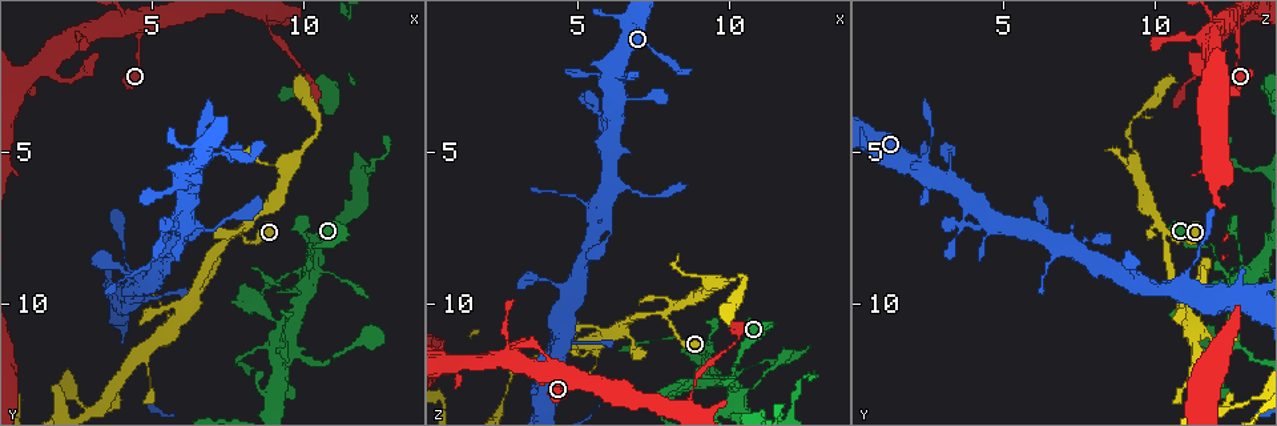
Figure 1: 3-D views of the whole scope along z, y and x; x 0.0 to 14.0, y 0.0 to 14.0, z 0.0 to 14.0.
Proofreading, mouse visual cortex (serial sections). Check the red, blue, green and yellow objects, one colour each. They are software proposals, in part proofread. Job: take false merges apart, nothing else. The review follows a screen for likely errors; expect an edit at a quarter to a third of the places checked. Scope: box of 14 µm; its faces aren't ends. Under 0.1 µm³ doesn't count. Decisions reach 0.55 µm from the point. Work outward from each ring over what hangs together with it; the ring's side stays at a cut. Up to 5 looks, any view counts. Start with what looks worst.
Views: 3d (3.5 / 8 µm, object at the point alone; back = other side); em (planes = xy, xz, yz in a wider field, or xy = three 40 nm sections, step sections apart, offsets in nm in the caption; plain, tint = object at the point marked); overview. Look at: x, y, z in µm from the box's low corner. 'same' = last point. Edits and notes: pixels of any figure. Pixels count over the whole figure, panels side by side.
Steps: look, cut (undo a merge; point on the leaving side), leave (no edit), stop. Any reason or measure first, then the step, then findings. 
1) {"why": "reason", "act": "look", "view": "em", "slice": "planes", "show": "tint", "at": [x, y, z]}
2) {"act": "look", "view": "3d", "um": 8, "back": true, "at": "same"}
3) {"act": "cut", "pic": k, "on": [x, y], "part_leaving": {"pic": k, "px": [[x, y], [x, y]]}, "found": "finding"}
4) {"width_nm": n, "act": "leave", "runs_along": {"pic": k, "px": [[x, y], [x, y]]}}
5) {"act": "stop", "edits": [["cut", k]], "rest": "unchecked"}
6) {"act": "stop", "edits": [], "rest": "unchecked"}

{"why": "three arms meet", "act": "look", "view": "3d", "um": 3.5, "at": [7.9, 7.6, 10.3]}

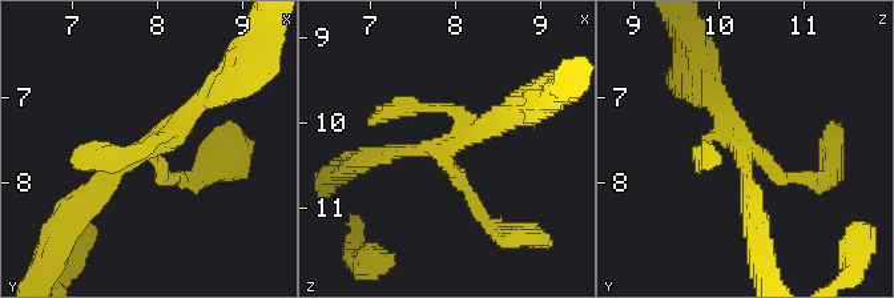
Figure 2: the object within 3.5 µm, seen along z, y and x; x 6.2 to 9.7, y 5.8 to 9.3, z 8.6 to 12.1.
{"why": "now the EM", "act": "look", "view": "em", "slice": "xy", "step": 5, "show": "tint", "at": [7.85, 7.65, 10.30]}

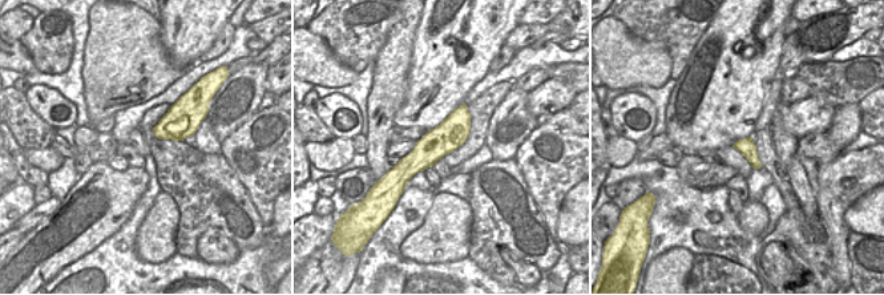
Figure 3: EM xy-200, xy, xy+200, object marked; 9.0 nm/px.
{"act": "leave", "runs_along": {"pic": 2, "px": [[479, 217], [438, 149], [373, 156]]}, "found": "continuous, no second cell"}

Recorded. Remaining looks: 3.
{"why": "two arms at a narrow angle", "act": "look", "view": "3d", "um": 3.5, "at": [10.2, 9.3, 12.9]}

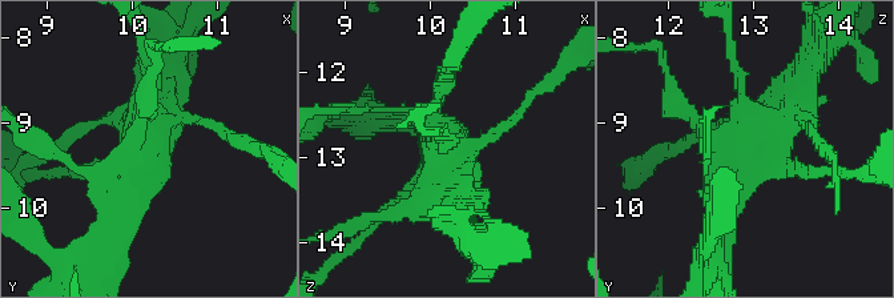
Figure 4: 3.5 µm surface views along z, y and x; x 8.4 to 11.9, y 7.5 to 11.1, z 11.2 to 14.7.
{"act": "look", "view": "em", "slice": "xy", "step": 3, "show": "tint", "at": [10.15, 9.25, 12.90]}

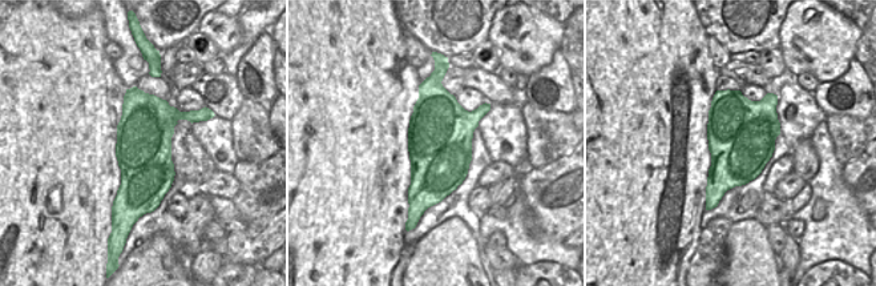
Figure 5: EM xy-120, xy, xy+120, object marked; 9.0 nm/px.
{"act": "look", "view": "em", "slice": "xy", "step": 2, "show": "tint", "at": "same"}

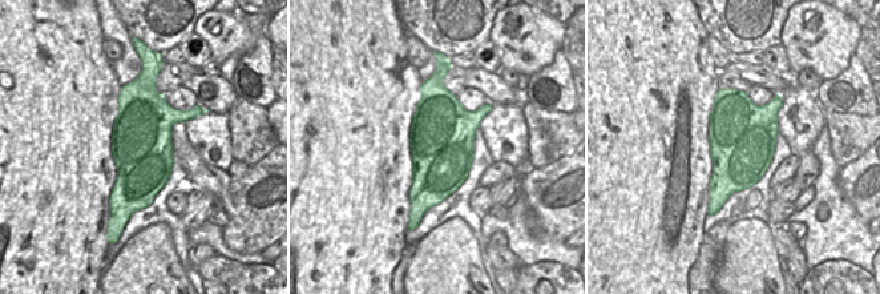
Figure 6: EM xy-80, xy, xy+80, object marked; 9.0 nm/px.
{"act": "leave", "runs_along": {"pic": 4, "px": [[693, 119], [741, 148], [816, 61]]}, "found": "continuous, no second cell"}

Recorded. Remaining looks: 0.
{"act": "stop", "edits": [], "rest": "unchecked"}

